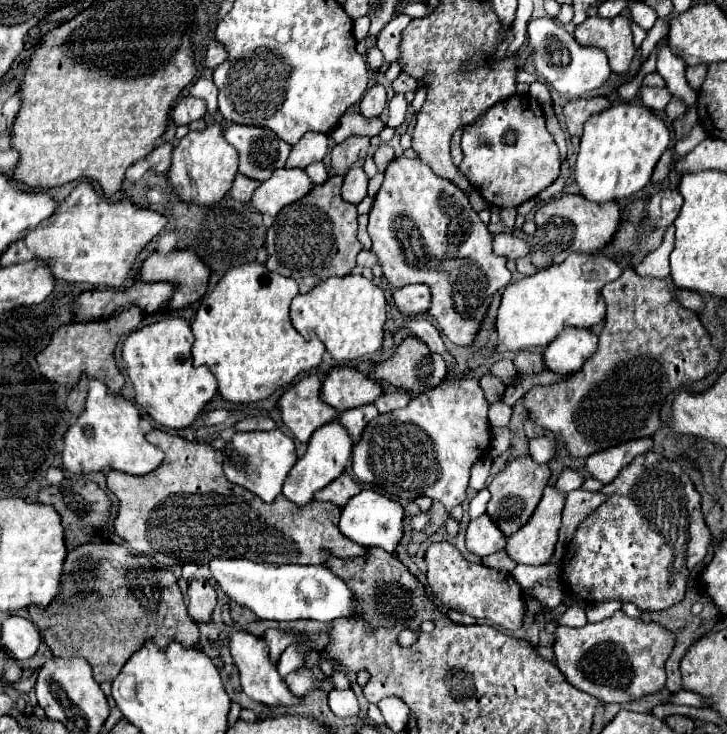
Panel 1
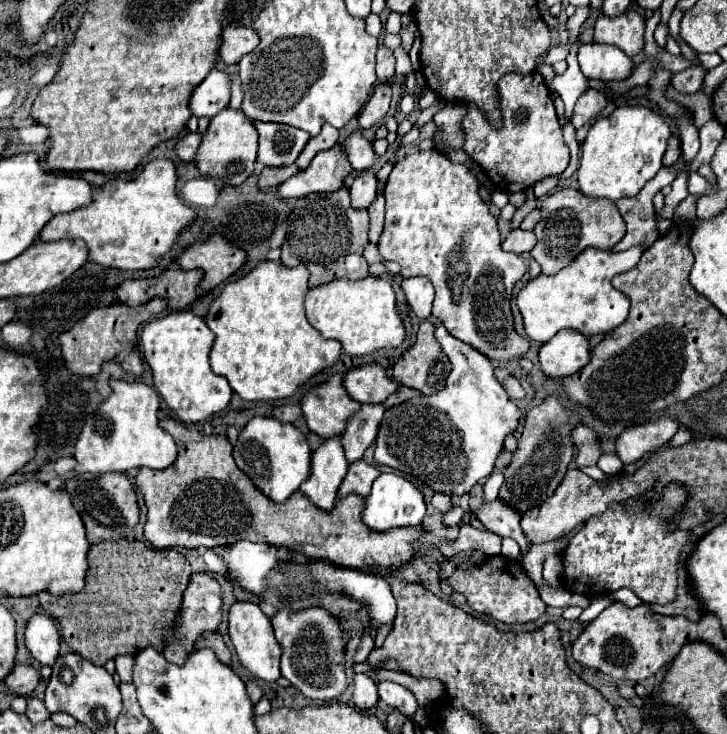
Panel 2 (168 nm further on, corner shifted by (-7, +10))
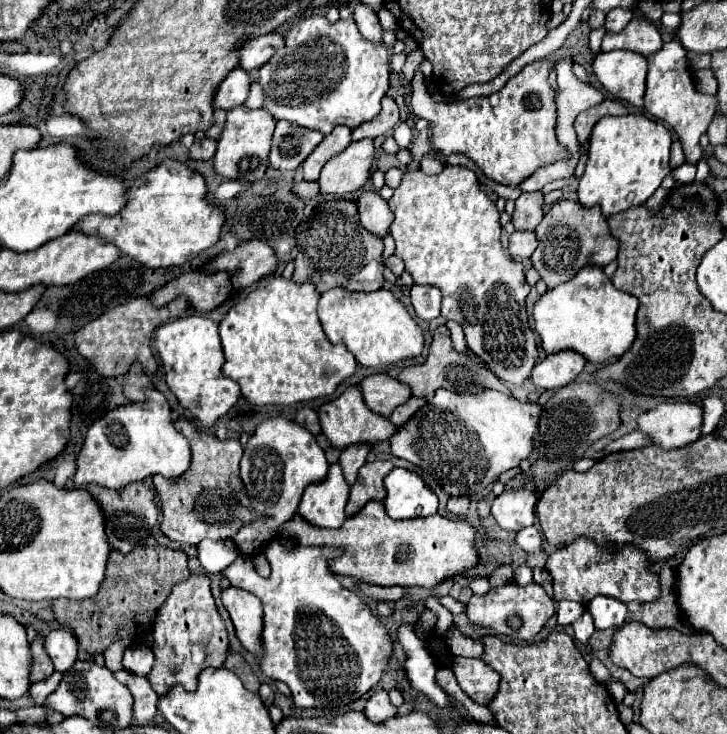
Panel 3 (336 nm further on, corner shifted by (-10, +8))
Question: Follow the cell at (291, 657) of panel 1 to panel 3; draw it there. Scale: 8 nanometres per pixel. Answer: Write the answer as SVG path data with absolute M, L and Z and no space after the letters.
M273 539L266 549L271 564L271 576L261 578L249 556L239 556L235 564L221 570L221 576L227 578L235 588L247 590L261 598L263 602L263 648L265 656L259 660L261 670L271 680L281 680L291 688L297 708L339 708L357 700L361 694L371 690L381 672L387 668L387 658L391 654L391 638L385 626L371 614L369 606L355 594L345 590L331 574L327 562L339 556L339 550L329 550L321 546L293 546L285 548Z

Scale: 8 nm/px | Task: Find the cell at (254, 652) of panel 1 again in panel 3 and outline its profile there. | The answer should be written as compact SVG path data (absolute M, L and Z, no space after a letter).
M239 588L223 590L223 606L227 608L239 642L245 650L255 654L257 658L263 656L261 648L261 630L263 630L263 610L261 600L251 592Z

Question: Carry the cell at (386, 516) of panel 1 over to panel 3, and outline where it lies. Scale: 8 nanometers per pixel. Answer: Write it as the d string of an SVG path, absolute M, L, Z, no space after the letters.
M393 468L385 476L385 492L385 512L395 520L425 518L437 514L437 496L415 472Z

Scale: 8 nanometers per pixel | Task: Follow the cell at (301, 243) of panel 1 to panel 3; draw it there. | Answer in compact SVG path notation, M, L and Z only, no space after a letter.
M327 200L313 210L313 220L307 220L307 228L301 230L307 234L305 242L299 238L299 254L295 256L295 282L313 282L317 292L327 292L335 286L347 290L379 290L383 286L383 240L369 234L359 226L357 204L351 200Z

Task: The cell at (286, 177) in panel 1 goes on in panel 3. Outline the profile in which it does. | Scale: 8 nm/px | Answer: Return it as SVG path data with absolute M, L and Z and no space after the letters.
M363 138L359 142L351 142L343 154L337 154L327 162L319 176L319 190L321 194L329 194L341 198L343 194L359 190L373 170L373 140Z

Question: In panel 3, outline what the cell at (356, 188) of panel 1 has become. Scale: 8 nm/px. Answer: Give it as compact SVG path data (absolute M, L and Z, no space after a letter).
M363 190L357 200L357 206L361 216L361 226L383 238L393 222L393 214L387 202L375 190Z

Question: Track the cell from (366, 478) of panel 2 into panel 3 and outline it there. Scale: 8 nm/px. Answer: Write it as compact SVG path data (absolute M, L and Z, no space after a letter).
M373 462L373 464L365 464L359 470L359 476L351 486L351 494L345 510L347 516L353 516L355 512L359 512L361 506L365 506L369 500L385 498L383 478L391 472L391 468L393 468L391 462Z

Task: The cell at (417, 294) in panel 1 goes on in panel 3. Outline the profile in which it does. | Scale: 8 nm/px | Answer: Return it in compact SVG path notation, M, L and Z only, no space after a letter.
M413 284L411 286L411 304L419 318L433 320L439 316L439 310L441 310L441 290L437 286Z

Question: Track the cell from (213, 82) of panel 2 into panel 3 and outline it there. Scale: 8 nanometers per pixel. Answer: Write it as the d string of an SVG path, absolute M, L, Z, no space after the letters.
M235 68L219 84L215 98L213 98L213 108L221 108L227 112L235 106L241 106L247 98L247 92L249 92L249 76L245 70Z

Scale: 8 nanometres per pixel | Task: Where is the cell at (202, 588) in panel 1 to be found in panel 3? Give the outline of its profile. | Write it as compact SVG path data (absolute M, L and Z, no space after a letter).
M191 574L185 582L175 586L171 596L161 606L153 636L155 636L153 642L155 664L147 678L157 694L165 694L173 684L183 684L187 690L195 690L197 674L203 668L223 666L229 640L223 618L217 612L209 588L209 578L205 574Z

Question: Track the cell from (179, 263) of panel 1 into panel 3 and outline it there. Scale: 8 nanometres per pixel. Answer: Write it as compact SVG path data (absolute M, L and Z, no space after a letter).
M261 240L241 242L233 252L221 252L217 258L209 260L203 270L229 272L233 290L247 288L255 284L265 274L271 274L277 266L275 252Z

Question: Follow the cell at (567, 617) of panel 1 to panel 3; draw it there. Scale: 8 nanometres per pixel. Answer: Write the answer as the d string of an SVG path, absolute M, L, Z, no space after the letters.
M563 600L563 602L559 602L559 610L557 610L557 624L561 624L561 626L573 624L573 622L583 614L583 612L585 612L585 608L583 608L579 602Z

